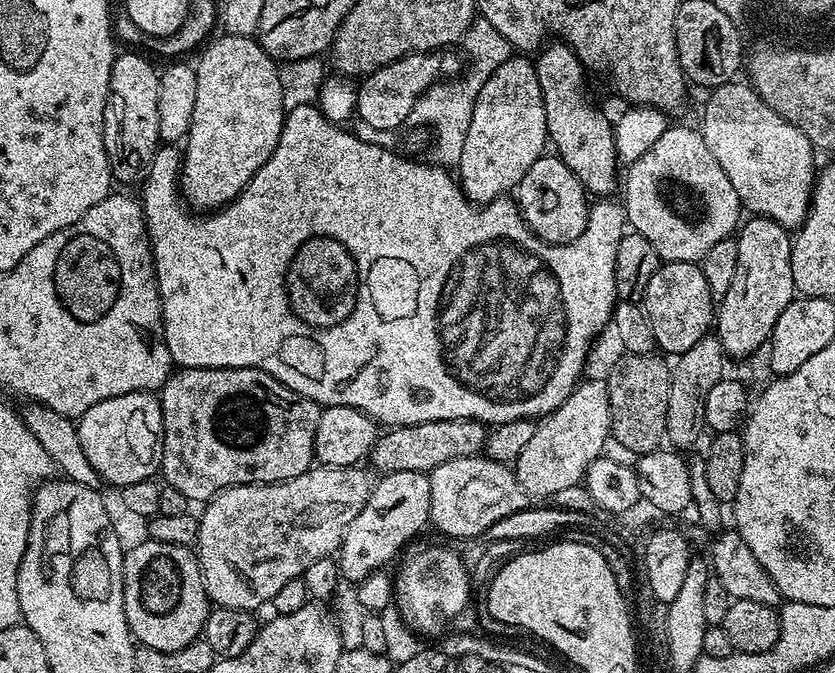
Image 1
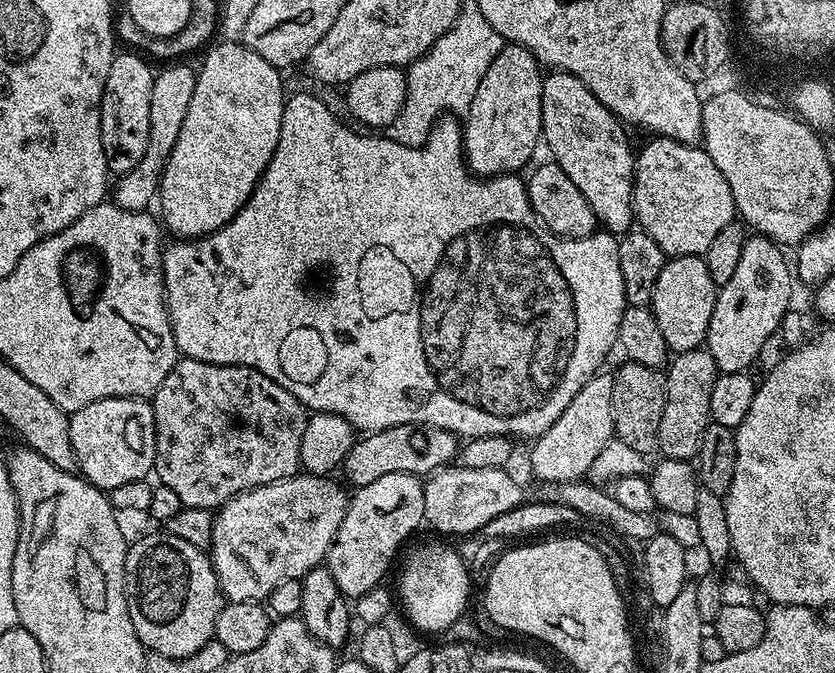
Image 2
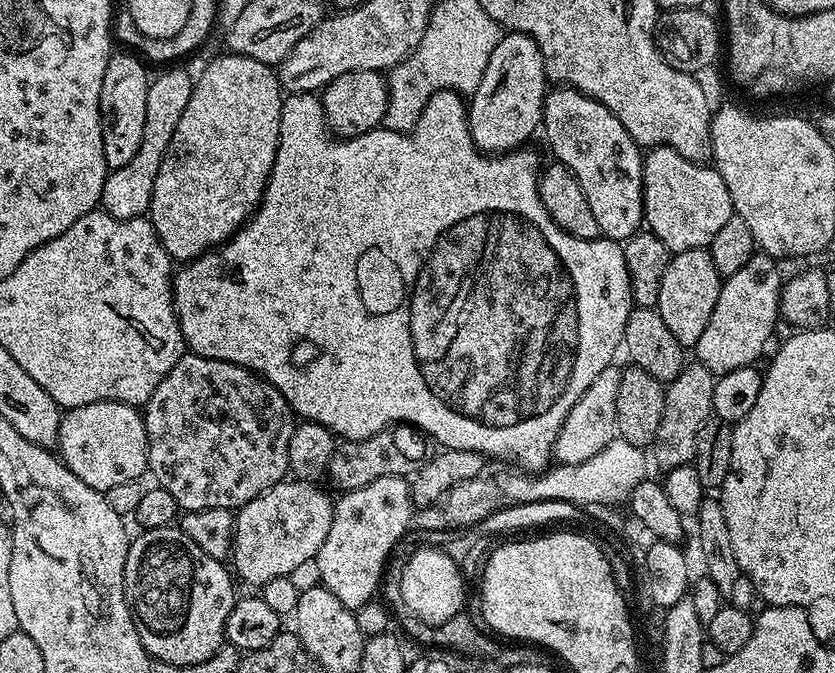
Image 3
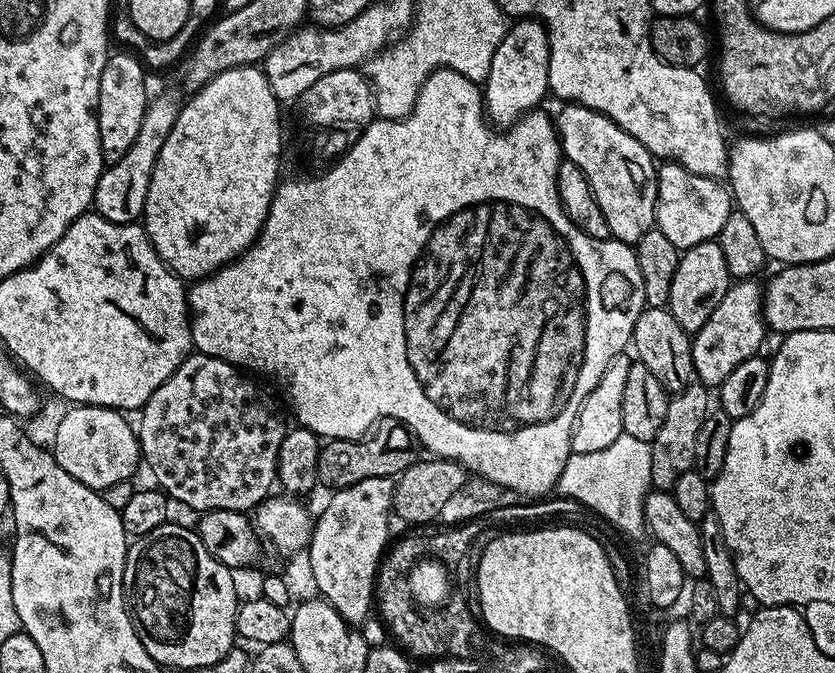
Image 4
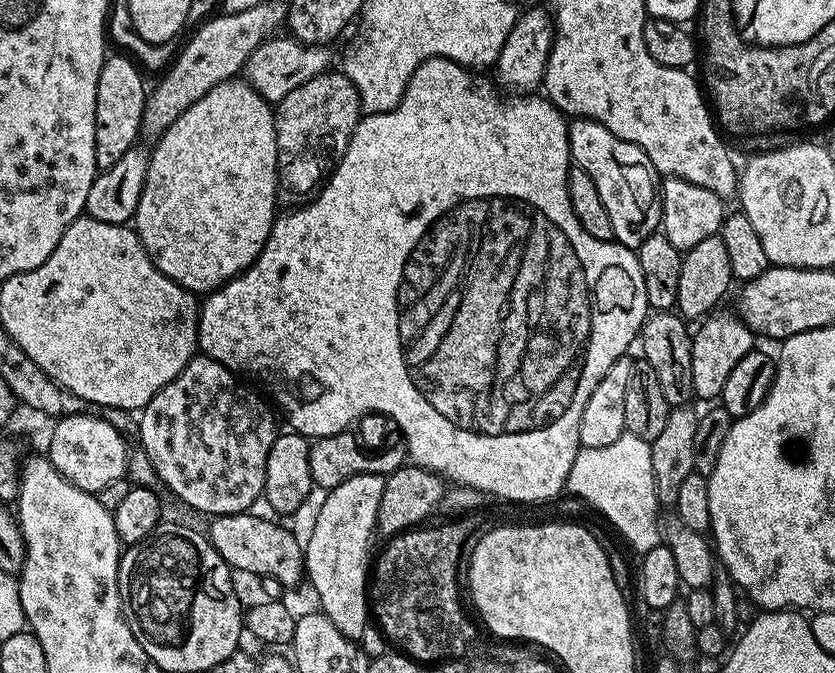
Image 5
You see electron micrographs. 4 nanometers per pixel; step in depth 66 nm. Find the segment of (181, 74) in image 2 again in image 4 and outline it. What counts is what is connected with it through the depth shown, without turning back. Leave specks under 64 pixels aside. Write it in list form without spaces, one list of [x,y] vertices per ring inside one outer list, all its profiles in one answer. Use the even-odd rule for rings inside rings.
[[[168,88],[151,97],[146,106],[146,114],[142,122],[142,130],[138,130],[138,138],[134,138],[134,146],[126,150],[126,154],[116,164],[107,165],[104,173],[98,178],[94,211],[96,215],[110,222],[134,224],[143,217],[146,206],[146,194],[150,190],[150,178],[154,174],[154,162],[162,150],[162,142],[174,130],[174,122],[178,122],[178,114],[182,107],[182,95],[176,88]]]

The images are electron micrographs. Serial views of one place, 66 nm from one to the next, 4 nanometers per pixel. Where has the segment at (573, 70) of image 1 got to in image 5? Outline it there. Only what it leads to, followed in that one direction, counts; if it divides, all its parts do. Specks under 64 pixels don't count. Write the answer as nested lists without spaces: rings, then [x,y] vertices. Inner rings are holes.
[[[579,118],[569,123],[568,151],[571,163],[594,178],[602,206],[606,206],[606,214],[610,214],[610,222],[614,225],[612,240],[629,250],[640,248],[642,242],[660,228],[661,185],[650,158],[646,158],[644,151],[634,146],[634,142],[626,142],[618,138],[618,134],[610,134],[606,126]]]

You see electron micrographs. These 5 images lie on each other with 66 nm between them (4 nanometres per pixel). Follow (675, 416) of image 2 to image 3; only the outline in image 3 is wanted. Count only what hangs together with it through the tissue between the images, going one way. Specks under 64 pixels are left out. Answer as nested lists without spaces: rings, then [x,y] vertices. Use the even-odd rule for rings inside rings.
[[[690,362],[679,372],[676,379],[669,381],[665,387],[662,421],[659,422],[658,434],[652,443],[652,460],[653,463],[655,460],[659,471],[677,469],[678,466],[695,461],[698,431],[712,413],[714,384],[715,376],[704,364]]]

